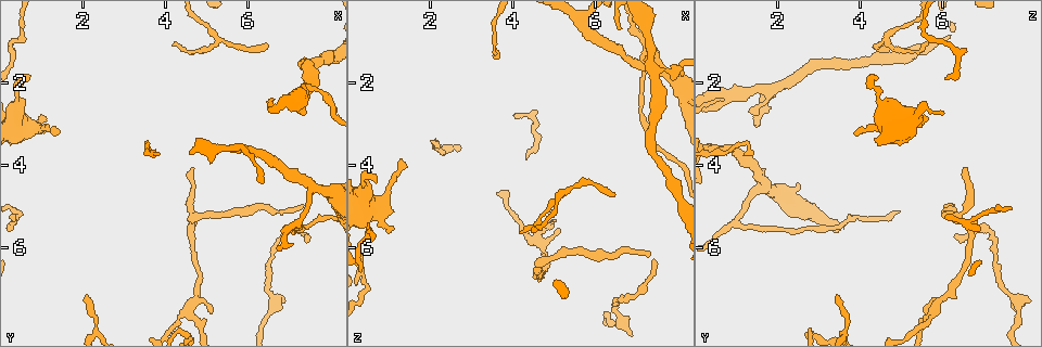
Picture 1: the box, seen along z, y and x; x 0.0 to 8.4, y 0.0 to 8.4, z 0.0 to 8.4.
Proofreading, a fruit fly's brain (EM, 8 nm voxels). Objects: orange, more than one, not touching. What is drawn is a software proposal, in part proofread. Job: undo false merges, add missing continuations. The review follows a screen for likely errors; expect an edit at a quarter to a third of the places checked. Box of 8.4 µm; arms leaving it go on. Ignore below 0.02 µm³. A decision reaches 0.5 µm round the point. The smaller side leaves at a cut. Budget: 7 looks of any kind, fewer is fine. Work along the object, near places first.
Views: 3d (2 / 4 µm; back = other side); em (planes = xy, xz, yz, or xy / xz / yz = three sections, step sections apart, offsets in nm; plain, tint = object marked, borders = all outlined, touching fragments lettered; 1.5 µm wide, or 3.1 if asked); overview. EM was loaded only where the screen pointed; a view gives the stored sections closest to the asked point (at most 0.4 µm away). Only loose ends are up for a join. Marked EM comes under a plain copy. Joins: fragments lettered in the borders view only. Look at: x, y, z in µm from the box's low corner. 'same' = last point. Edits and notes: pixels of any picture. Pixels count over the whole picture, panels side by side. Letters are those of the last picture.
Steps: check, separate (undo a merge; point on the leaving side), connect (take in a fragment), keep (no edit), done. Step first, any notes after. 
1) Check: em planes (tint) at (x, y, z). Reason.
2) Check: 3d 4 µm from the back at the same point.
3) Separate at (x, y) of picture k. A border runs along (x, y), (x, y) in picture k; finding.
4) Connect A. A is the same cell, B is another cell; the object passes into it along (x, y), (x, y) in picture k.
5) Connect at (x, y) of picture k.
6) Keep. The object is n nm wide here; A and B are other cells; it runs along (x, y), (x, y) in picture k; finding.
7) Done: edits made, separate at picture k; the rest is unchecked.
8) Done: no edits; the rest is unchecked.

Check: 3d 2 µm at (7.30, 2.70, 1.30). Free end.

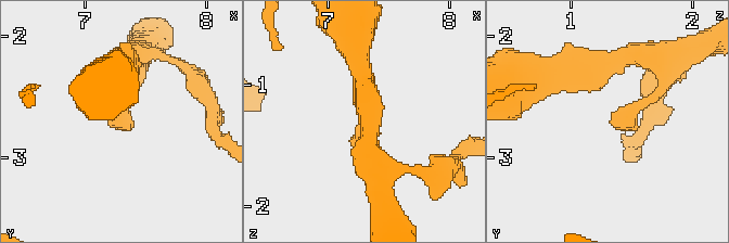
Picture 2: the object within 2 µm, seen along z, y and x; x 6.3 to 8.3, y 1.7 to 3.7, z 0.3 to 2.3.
Check: em planes (borders) at (7.26, 2.72, 1.32). Shape alone is not enough.

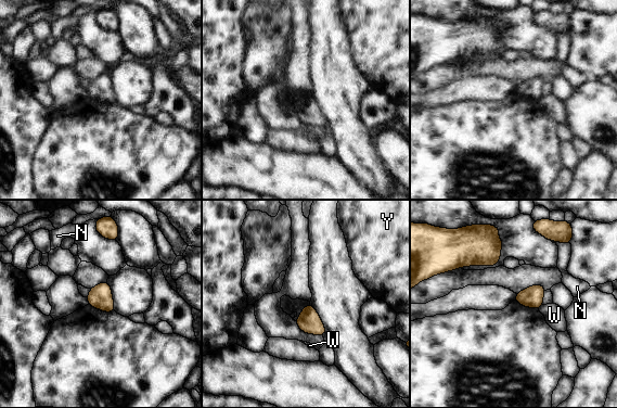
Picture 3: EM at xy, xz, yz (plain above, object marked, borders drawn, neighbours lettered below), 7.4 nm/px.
Keep. The object is 160 nm wide here; the longest contact is with W, 50 nm; N, W and Y are other cells; none of them fits.

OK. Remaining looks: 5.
Check: em yz step 4 (tint) at (7.20, 5.45, 1.00). Abrupt turn.

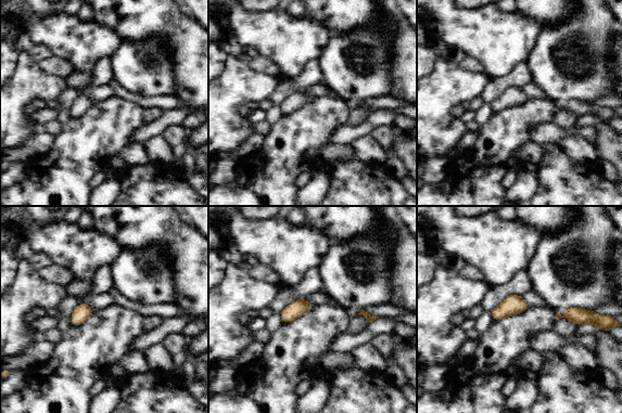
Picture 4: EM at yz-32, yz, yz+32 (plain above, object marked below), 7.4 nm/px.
Check: em planes (borders) at the same point.

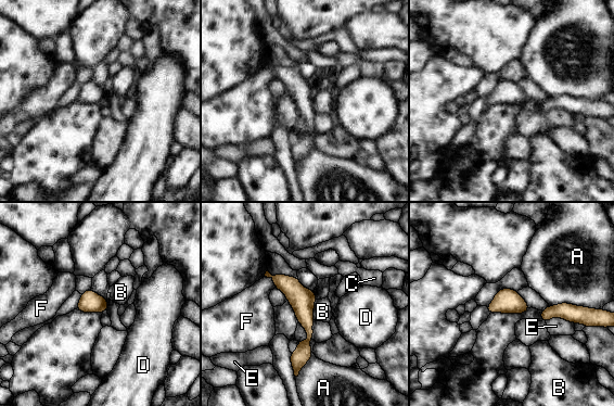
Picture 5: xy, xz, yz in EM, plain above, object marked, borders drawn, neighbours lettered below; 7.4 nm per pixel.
Keep. The object is 160 nm wide here; A, B, C, D, E and F are other cells; it runs along (278, 277), (309, 330), (296, 370) in picture 5; all the same neuron.

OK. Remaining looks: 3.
Check: 3d 4 µm at (7.30, 5.00, 6.15). Free end.

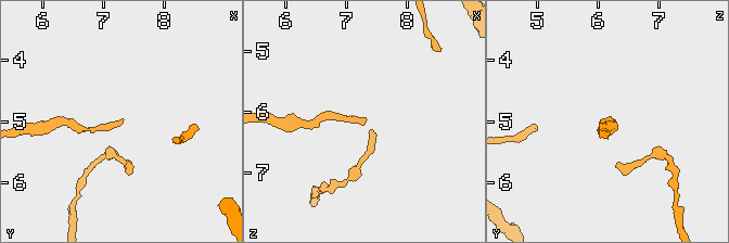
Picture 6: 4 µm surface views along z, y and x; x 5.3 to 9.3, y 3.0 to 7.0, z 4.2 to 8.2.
Check: em planes (borders) at (7.30, 5.00, 6.20). Now the EM.

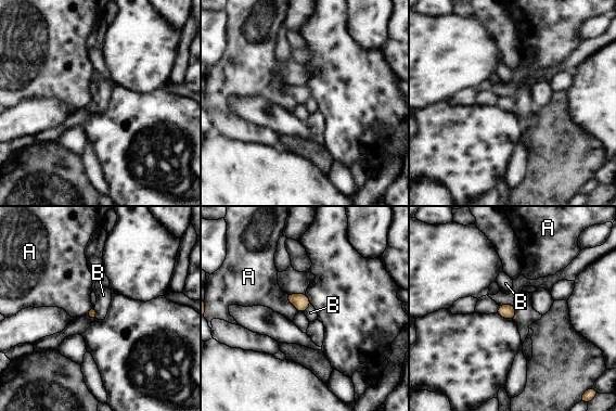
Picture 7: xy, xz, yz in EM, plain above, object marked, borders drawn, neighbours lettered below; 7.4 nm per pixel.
Keep. A and B are other cells; a border runs along (95, 305), (97, 318) in picture 7; no lettered fragment goes on from it.

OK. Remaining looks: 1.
Done: no edits; the rest is unchecked.

